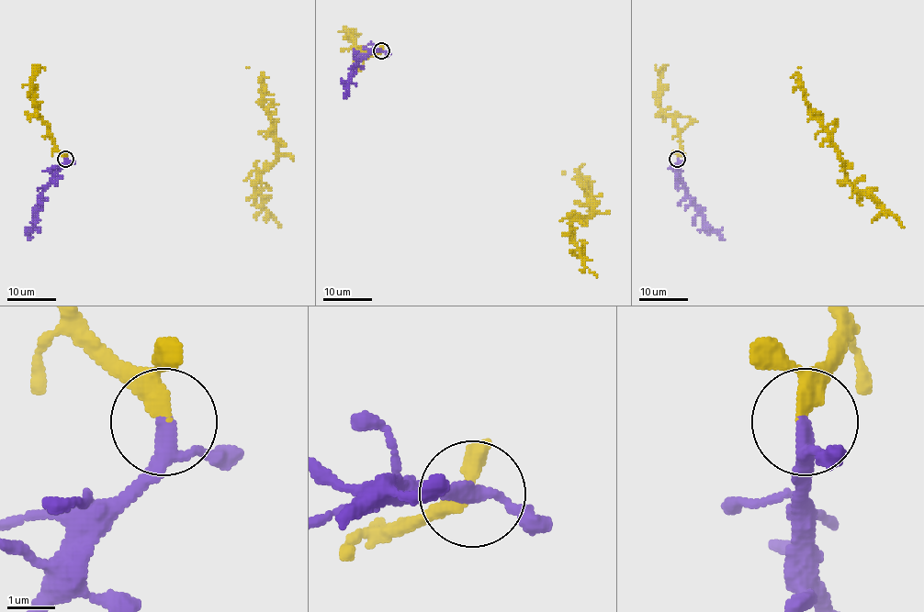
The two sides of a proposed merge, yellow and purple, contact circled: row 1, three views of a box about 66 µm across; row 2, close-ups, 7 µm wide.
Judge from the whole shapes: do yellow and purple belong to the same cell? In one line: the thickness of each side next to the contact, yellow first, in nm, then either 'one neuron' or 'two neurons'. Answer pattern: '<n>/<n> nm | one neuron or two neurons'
280/280 nm | one neuron

